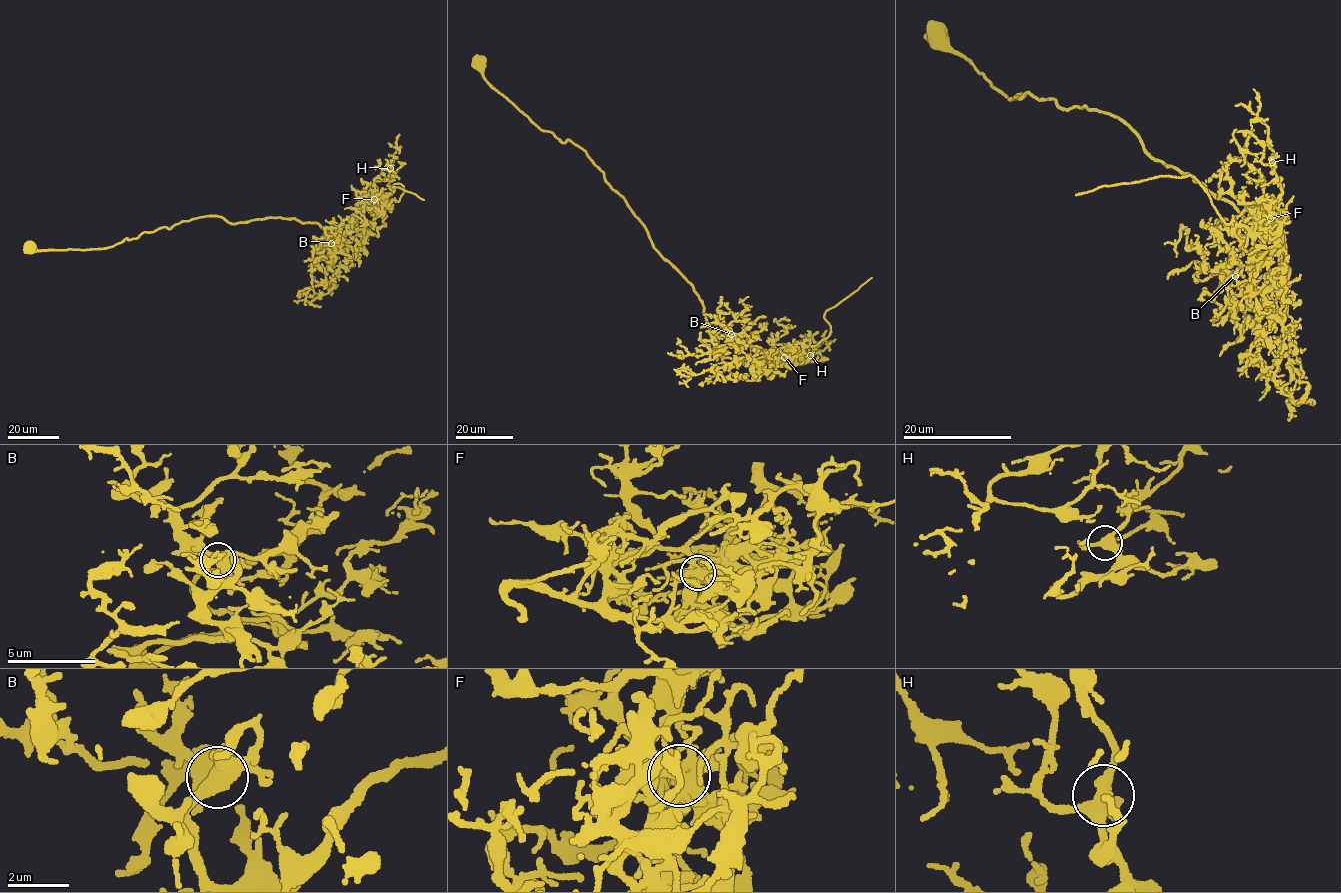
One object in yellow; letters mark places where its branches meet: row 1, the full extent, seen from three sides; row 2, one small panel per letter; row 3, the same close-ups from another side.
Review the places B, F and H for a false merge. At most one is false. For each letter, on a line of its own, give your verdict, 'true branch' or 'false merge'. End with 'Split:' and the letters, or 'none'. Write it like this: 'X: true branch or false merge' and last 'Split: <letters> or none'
B: true branch
F: false merge
H: true branch
Split: F

